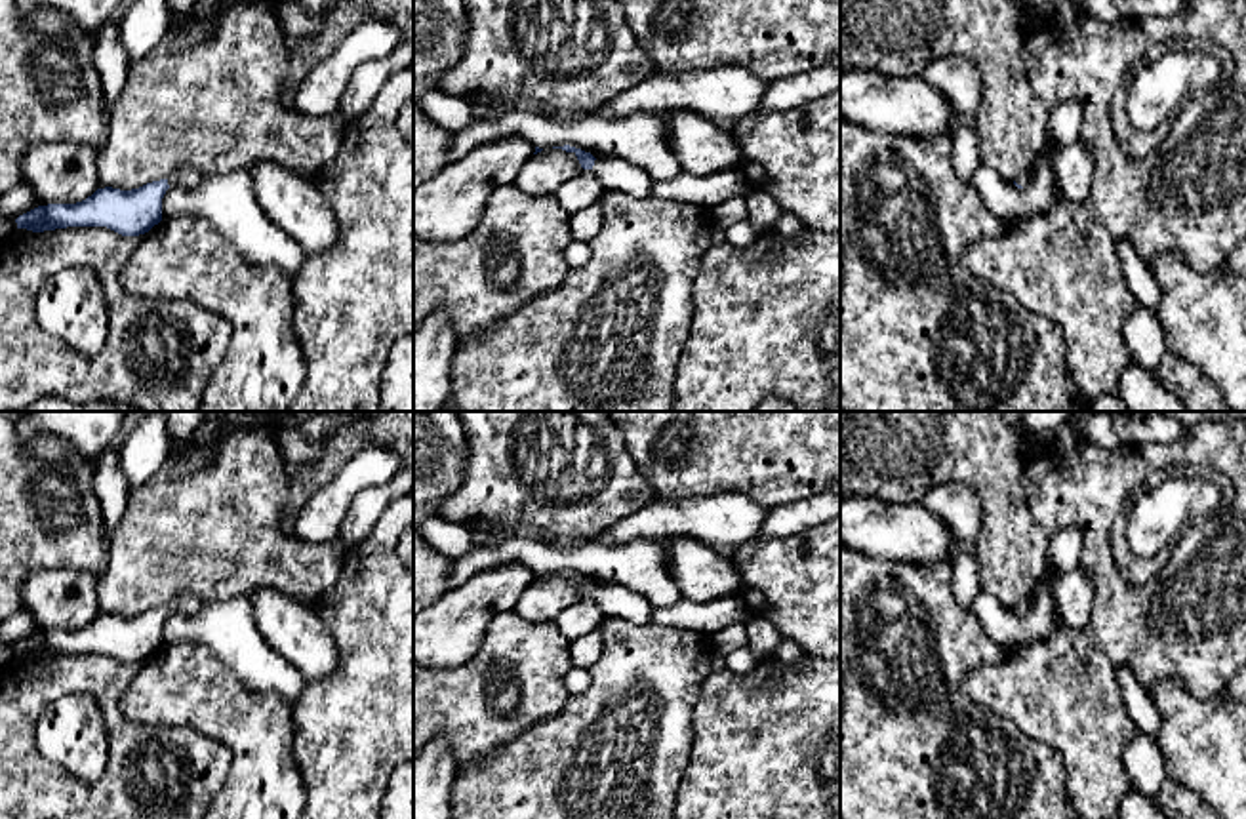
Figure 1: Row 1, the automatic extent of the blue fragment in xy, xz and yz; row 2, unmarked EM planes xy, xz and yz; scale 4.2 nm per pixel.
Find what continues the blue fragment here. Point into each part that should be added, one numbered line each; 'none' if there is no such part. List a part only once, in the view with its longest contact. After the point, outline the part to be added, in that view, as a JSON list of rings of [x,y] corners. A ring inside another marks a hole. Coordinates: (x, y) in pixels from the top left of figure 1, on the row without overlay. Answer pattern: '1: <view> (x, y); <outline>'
1: xz (614, 600); [[[596,585],[591,598],[598,604],[602,617],[621,617],[636,625],[653,625],[653,606],[625,587]]]

